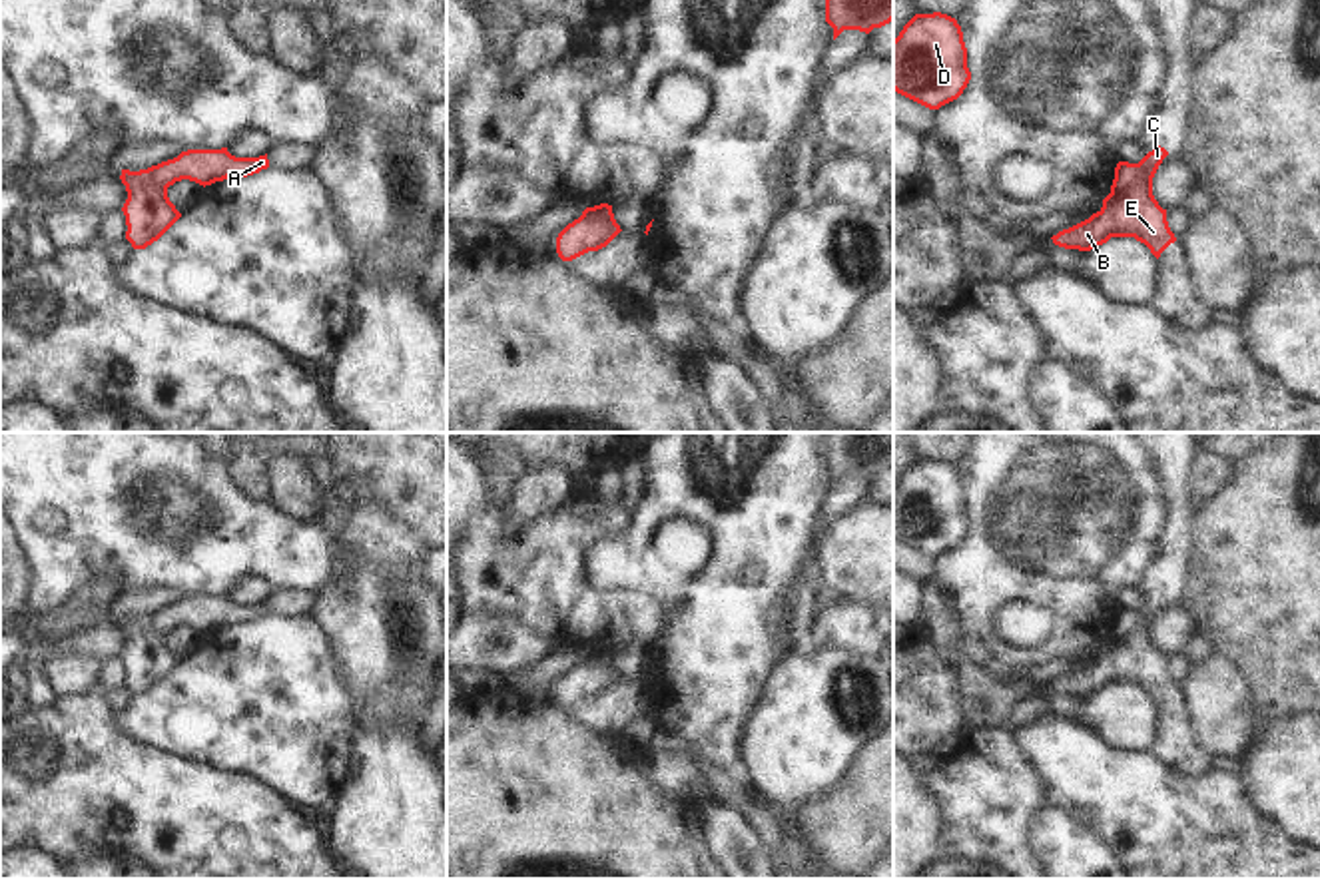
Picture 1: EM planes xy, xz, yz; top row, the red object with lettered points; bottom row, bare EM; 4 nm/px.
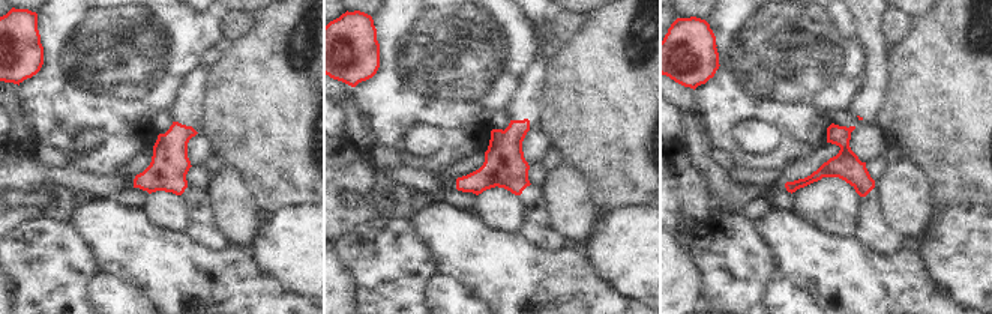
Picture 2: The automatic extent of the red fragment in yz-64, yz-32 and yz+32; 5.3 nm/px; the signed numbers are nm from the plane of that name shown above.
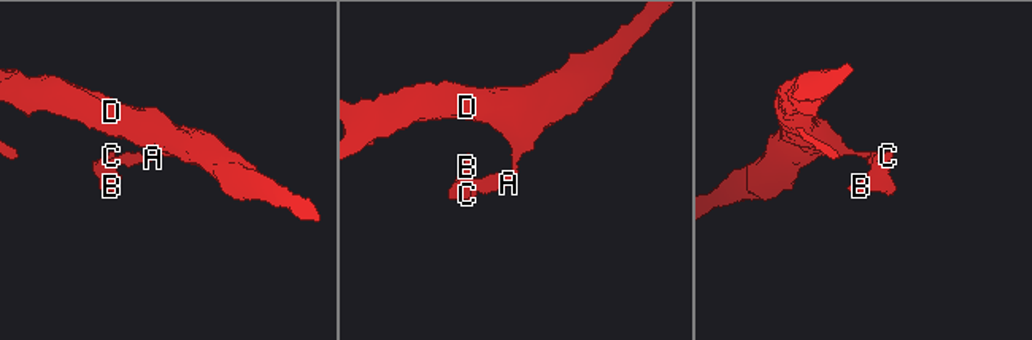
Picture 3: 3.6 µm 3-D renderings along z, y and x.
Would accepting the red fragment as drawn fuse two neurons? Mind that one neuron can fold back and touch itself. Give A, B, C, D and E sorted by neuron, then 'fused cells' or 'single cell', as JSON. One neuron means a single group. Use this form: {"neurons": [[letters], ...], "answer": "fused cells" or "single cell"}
{"neurons": [["A", "D"], ["B", "C", "E"]], "answer": "fused cells"}

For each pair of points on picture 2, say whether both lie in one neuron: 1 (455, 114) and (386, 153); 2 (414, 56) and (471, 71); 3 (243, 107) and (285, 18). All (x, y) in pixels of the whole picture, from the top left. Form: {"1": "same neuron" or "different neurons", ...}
{"1": "different neurons", "2": "same neuron", "3": "same neuron"}

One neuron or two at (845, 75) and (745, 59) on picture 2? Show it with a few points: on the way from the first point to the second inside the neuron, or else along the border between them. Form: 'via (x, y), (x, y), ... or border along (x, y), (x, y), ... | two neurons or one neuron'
via (820, 69), (799, 59), (770, 59) | one neuron

